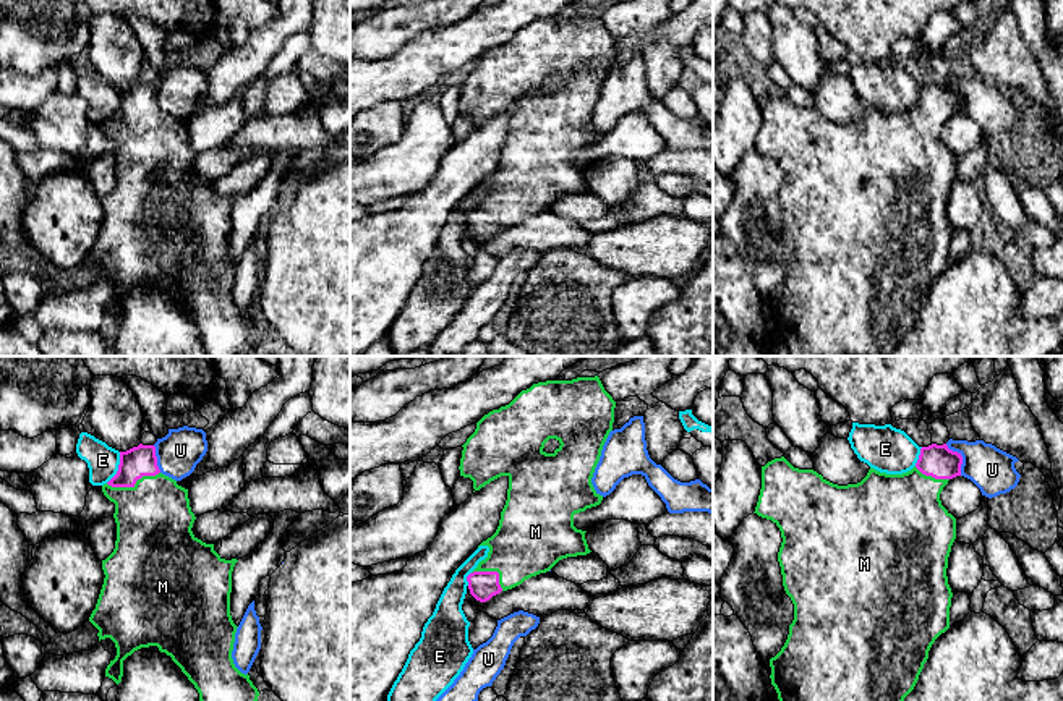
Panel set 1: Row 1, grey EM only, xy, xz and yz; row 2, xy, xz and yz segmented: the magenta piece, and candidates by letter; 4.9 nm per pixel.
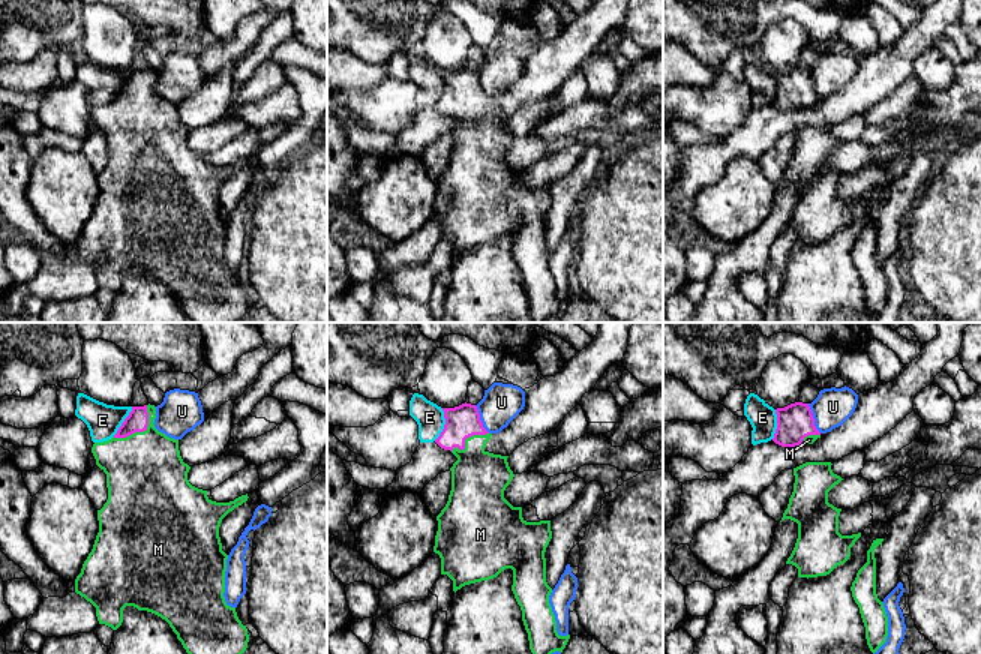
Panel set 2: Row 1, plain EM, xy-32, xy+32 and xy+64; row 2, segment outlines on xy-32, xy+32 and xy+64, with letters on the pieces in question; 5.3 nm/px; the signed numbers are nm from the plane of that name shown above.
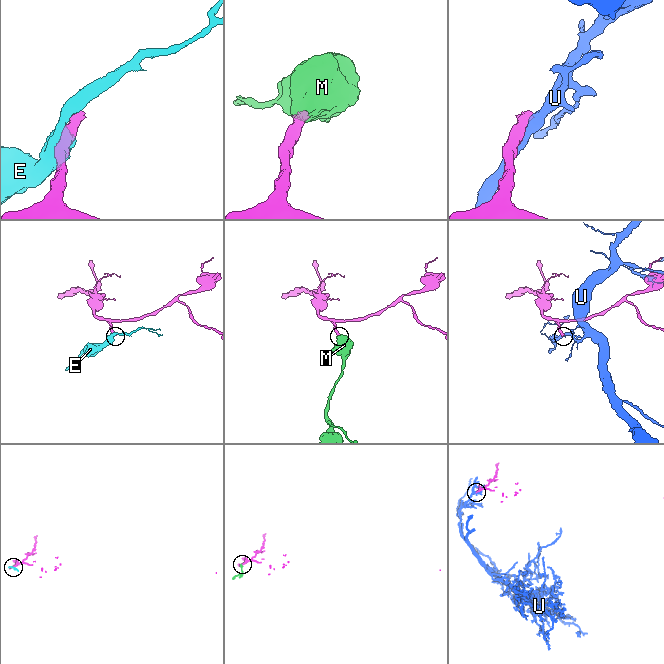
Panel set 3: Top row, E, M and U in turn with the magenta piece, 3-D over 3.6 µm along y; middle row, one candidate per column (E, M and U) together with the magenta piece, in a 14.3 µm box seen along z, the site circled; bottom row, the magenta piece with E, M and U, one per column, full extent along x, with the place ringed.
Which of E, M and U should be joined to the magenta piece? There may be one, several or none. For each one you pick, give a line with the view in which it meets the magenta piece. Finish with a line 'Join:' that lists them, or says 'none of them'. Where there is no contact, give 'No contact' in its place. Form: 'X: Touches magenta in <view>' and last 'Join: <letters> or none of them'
M: Touches magenta in xy
Join: M

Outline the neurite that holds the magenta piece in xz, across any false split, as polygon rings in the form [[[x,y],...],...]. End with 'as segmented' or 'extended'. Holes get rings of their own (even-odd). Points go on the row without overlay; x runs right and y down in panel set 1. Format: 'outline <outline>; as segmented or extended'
outline [[[598,13],[572,18],[546,18],[522,28],[509,42],[493,47],[478,60],[475,70],[462,83],[460,113],[473,118],[480,128],[491,118],[507,113],[507,138],[501,149],[496,170],[480,183],[488,183],[485,198],[467,214],[470,232],[486,240],[501,228],[512,227],[525,217],[549,209],[559,198],[587,193],[585,170],[574,164],[574,152],[601,141],[591,115],[600,99],[603,83],[613,68],[616,39],[604,28]]]; extended

